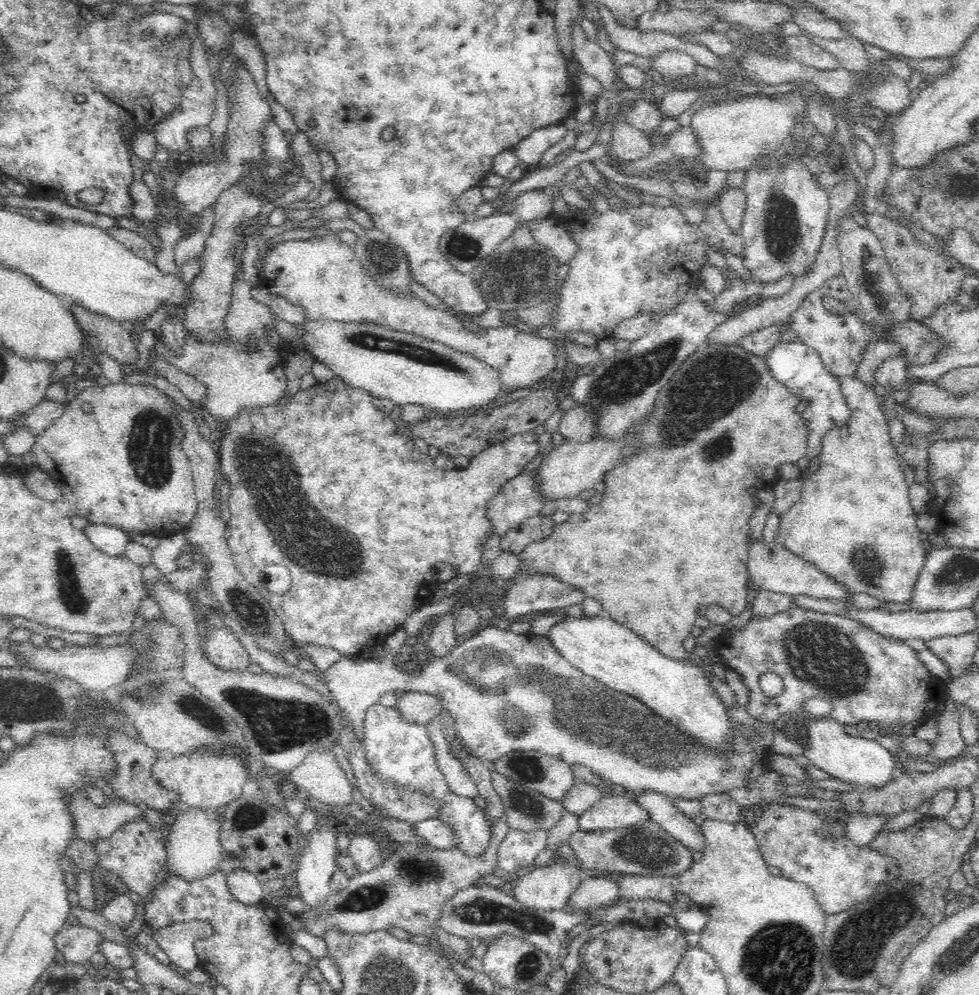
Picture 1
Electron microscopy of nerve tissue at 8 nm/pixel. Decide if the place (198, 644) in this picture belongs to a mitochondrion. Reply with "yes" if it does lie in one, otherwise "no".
no

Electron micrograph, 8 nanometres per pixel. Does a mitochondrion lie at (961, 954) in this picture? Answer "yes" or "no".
yes

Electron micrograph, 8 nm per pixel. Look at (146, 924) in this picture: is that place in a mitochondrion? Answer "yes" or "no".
no

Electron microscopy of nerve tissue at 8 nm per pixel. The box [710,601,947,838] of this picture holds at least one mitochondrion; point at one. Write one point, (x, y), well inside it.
(820, 653)

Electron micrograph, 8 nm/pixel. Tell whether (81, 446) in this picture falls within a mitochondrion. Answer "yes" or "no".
no

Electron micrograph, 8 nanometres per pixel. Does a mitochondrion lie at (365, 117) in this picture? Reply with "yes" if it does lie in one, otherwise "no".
no

